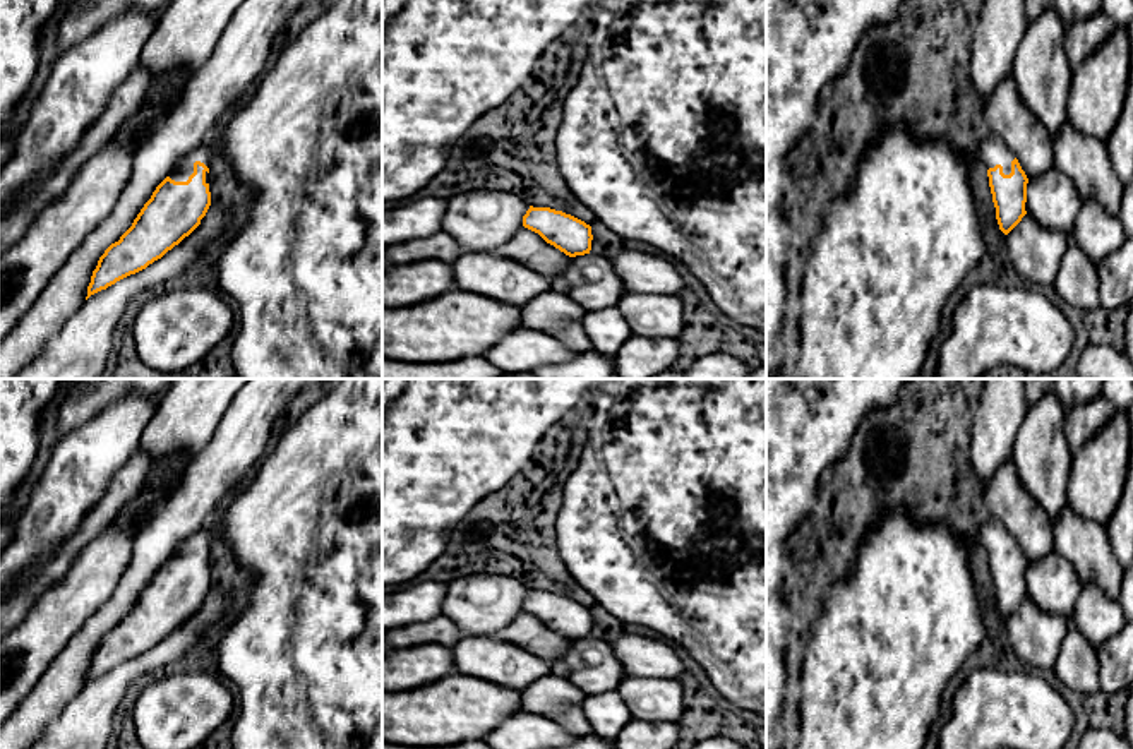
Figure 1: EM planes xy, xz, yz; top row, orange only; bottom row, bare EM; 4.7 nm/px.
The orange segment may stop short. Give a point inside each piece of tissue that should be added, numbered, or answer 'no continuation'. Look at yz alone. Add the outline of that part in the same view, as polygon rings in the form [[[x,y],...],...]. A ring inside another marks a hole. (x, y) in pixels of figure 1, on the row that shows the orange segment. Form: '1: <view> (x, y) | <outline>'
1: yz (880, 269) | [[[883,122],[876,141],[862,156],[855,171],[855,187],[850,194],[833,199],[824,207],[821,226],[807,240],[800,238],[804,257],[804,278],[799,297],[799,334],[800,348],[794,379],[917,379],[927,358],[932,339],[939,334],[941,312],[948,298],[960,288],[962,281],[980,264],[986,254],[974,192],[968,182],[968,171],[975,161],[980,161],[987,170],[996,165],[1003,166],[1003,173],[1011,173],[1015,154],[1001,141],[989,132],[975,154],[958,154],[944,141],[926,141],[915,137],[902,122]]]

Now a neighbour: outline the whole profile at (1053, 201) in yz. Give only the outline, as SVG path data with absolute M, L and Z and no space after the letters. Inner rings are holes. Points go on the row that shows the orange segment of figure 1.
M1054 166L1027 183L1025 211L1052 231L1073 233L1082 204L1073 182Z

